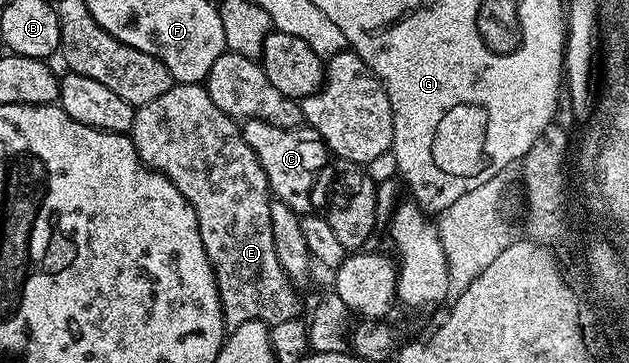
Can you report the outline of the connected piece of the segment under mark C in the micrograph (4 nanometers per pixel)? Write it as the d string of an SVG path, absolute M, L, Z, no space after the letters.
M244 121L242 132L246 143L250 143L254 155L268 176L271 196L277 201L286 203L286 207L290 207L295 213L311 214L312 188L316 185L316 176L330 160L328 146L315 135L300 133L299 128L283 129L265 121Z

